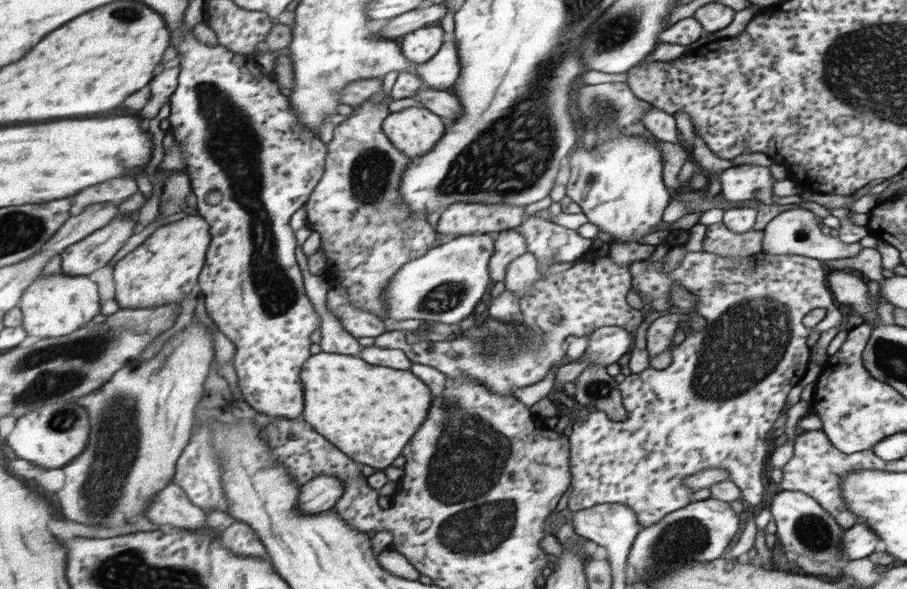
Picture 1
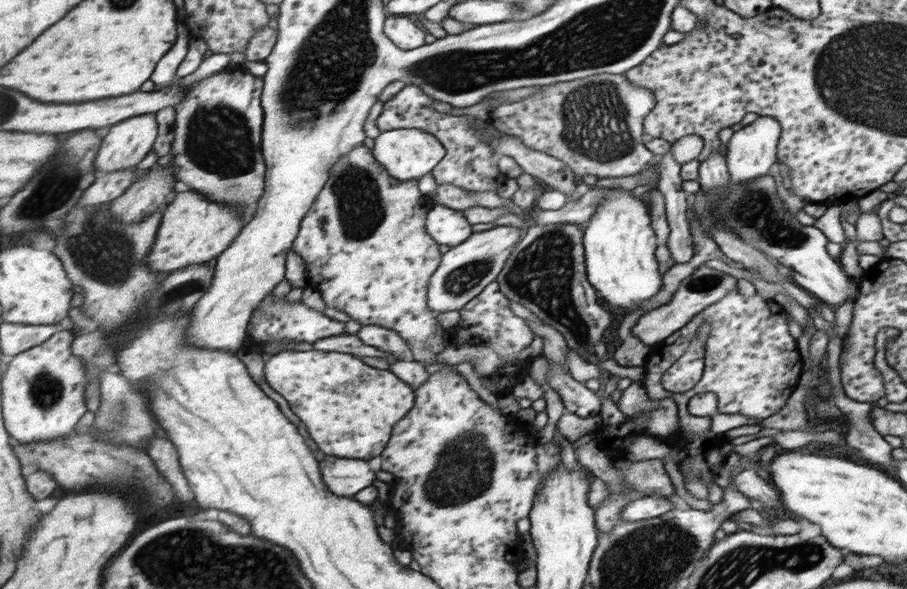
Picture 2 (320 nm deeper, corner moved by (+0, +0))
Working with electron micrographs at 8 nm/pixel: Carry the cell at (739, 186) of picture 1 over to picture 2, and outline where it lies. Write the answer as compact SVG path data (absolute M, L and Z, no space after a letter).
M758 116L750 124L735 131L724 148L726 169L731 183L744 183L752 178L768 174L771 164L777 159L778 139L781 137L781 125L771 117Z

